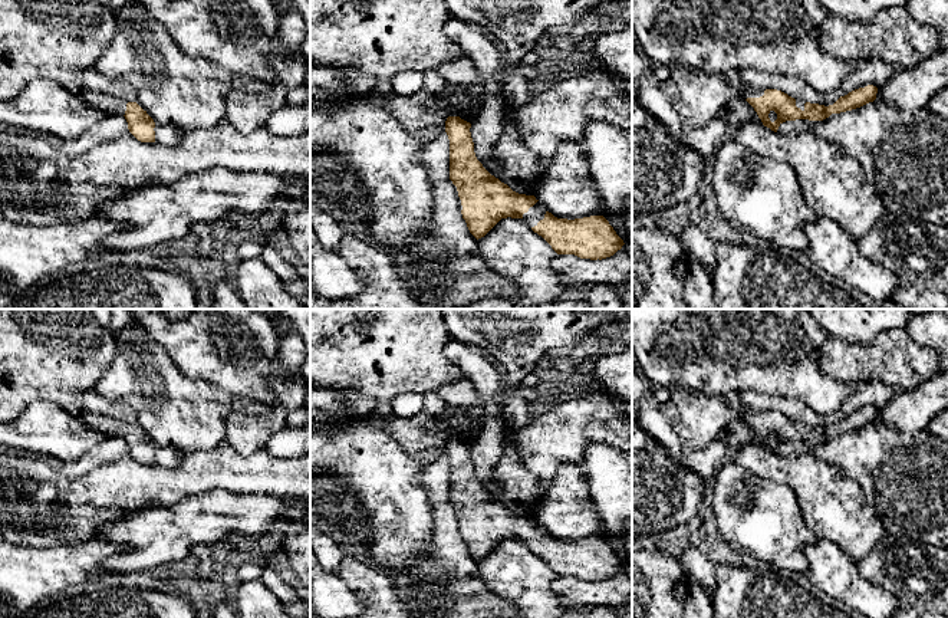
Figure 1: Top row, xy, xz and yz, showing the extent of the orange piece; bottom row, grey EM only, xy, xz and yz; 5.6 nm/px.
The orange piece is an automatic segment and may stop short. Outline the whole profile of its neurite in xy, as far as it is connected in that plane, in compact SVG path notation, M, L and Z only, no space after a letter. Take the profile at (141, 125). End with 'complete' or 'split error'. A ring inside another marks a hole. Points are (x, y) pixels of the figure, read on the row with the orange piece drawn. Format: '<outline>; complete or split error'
M0 0L0 101L16 98L27 82L49 79L106 115L124 115L129 132L141 142L155 142L155 122L136 102L99 93L85 83L85 72L96 63L115 37L116 20L109 0Z; split error

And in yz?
M868 85L840 96L833 105L824 106L796 101L787 93L777 89L743 89L738 96L744 98L757 112L763 125L777 132L786 121L809 119L823 121L832 114L840 114L860 108L876 99L878 88Z; split error

